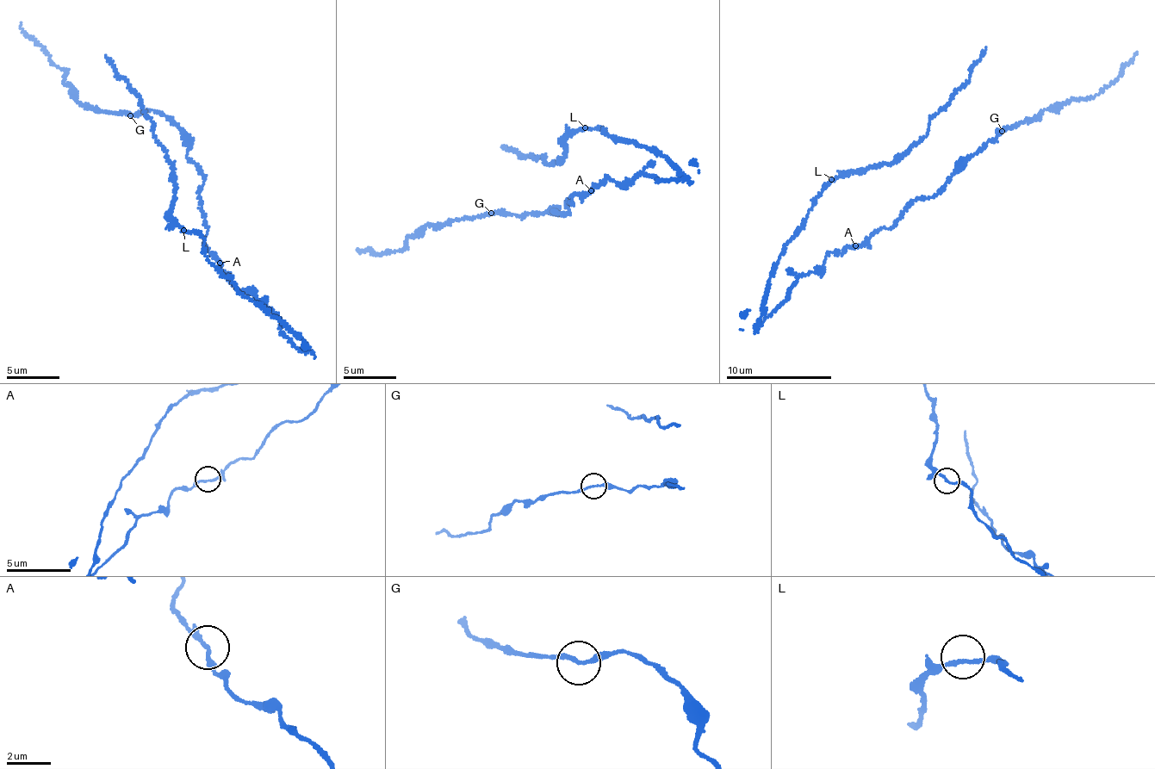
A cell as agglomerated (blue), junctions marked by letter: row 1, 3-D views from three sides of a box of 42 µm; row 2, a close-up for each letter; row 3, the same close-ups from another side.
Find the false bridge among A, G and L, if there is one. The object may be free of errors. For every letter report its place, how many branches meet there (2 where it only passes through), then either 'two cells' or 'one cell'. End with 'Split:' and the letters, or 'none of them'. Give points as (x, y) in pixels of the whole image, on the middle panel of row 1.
A: at (591, 190); 2 branches meet; one cell
G: at (491, 213); 2 branches meet; two cells
L: at (585, 127); 2 branches meet; one cell
Split: G

